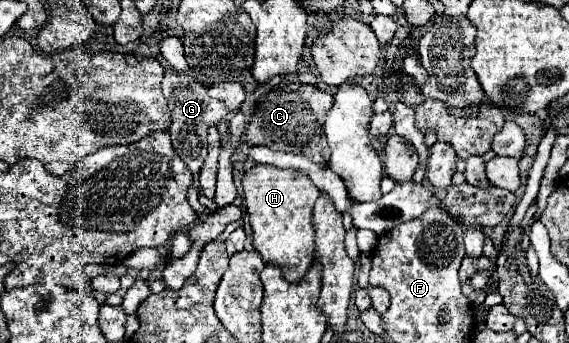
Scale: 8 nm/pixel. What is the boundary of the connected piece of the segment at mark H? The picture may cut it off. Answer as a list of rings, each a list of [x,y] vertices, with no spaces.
[[[255,165],[243,177],[245,211],[253,229],[253,247],[261,253],[267,265],[281,269],[283,279],[299,283],[313,265],[315,235],[313,235],[313,205],[319,197],[317,187],[299,171]]]

